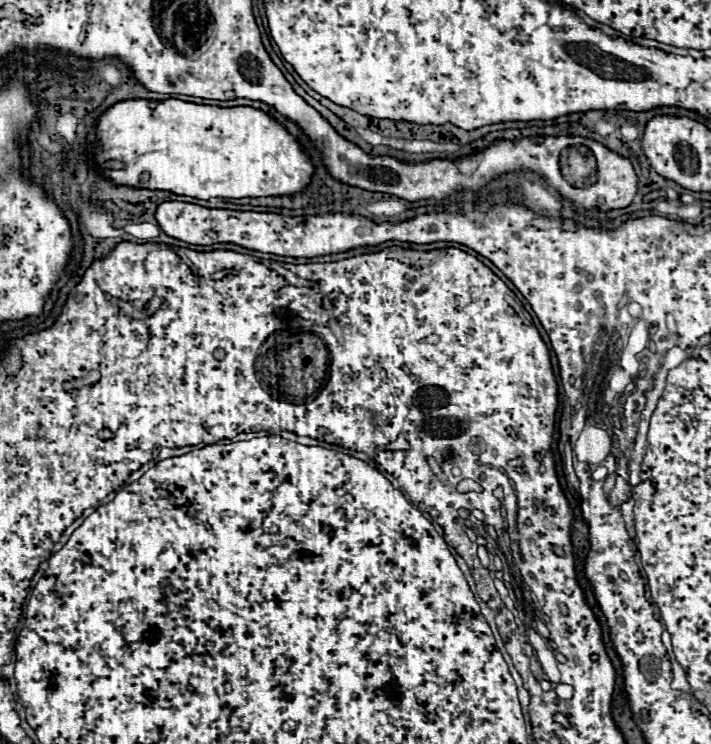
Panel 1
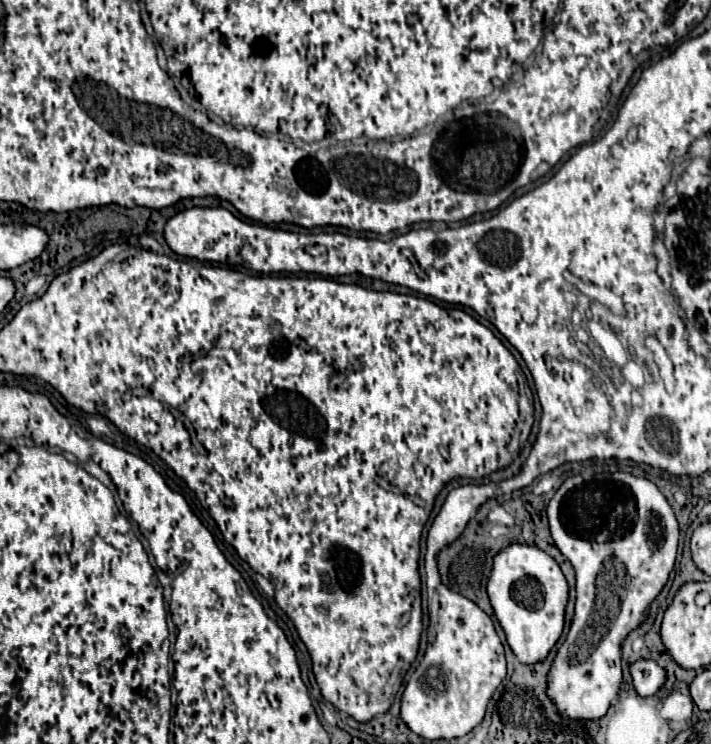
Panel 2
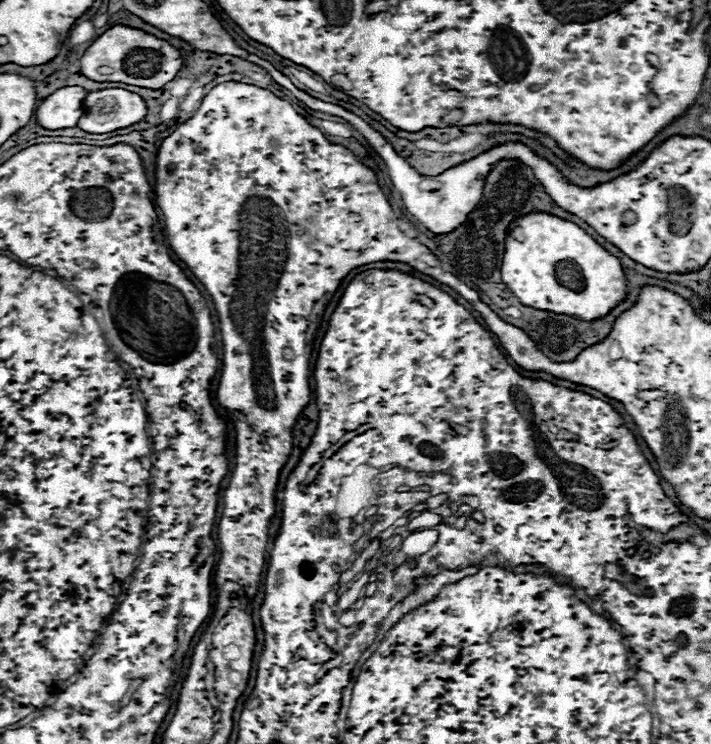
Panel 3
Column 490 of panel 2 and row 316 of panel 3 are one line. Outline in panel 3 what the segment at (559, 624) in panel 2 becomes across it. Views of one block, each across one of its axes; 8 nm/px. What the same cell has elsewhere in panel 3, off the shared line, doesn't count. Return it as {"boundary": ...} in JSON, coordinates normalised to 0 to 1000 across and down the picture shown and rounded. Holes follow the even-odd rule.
{"boundary":[[[774,288],[737,290],[737,325],[714,317],[706,379],[737,411],[799,422],[824,433],[850,427],[883,398],[883,376],[872,349],[810,301]]]}

